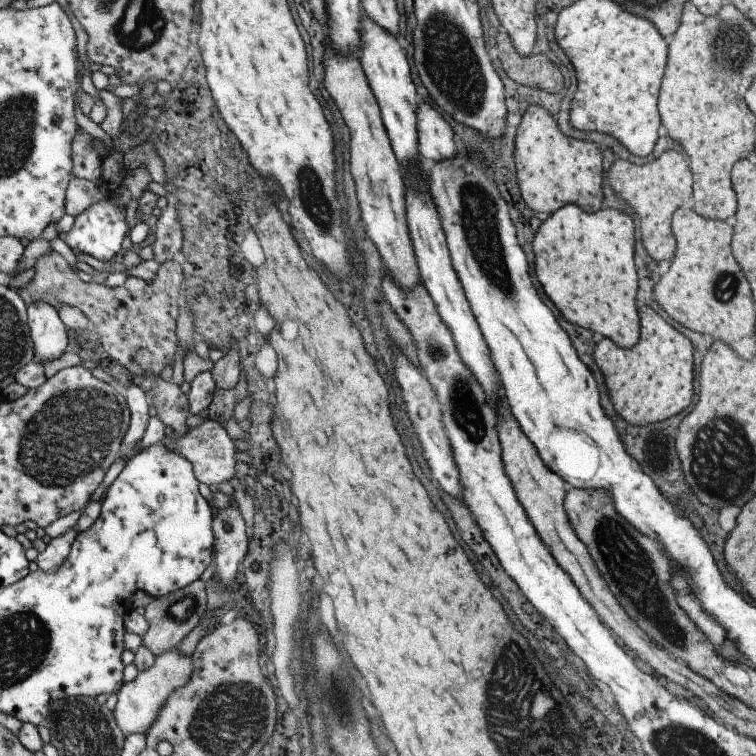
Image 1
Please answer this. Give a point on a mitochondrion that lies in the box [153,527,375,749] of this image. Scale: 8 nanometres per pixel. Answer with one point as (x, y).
(339, 682)

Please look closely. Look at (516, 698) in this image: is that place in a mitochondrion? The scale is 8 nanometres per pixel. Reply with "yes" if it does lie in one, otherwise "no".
yes

